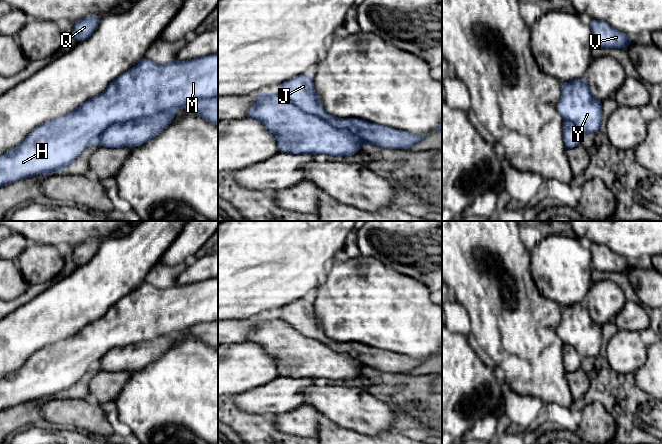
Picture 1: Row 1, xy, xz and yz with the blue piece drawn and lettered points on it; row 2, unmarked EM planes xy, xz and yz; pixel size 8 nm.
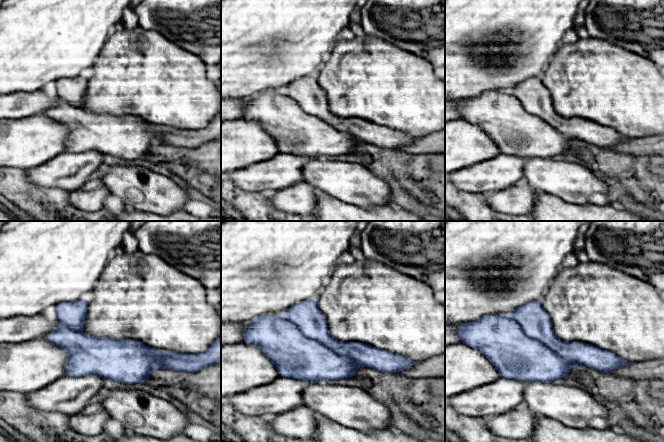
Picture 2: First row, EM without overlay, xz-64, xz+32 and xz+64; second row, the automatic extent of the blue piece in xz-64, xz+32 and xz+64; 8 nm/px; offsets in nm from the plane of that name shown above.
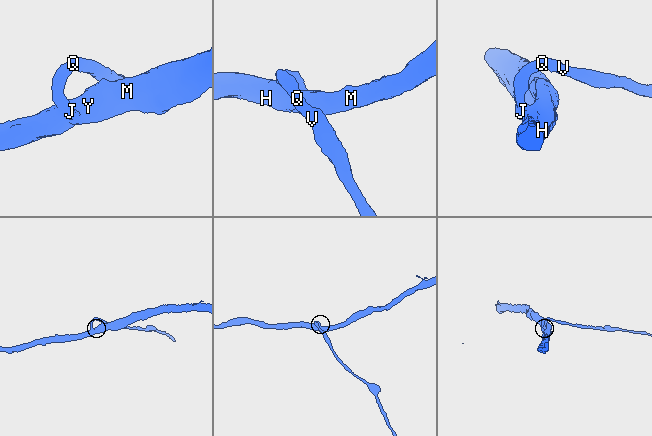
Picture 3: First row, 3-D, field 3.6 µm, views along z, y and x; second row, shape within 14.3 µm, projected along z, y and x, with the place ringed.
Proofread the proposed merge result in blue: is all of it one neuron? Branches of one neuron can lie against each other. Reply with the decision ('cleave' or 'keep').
keep

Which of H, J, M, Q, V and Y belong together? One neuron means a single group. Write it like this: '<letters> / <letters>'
H J M Q V Y

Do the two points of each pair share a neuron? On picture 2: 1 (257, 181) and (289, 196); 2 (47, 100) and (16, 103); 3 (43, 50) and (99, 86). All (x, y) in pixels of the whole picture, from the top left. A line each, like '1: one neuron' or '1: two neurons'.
1: two neurons
2: one neuron
3: two neurons

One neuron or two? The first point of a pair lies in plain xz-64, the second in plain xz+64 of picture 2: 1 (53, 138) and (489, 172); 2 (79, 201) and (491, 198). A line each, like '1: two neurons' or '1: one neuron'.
1: one neuron
2: one neuron

